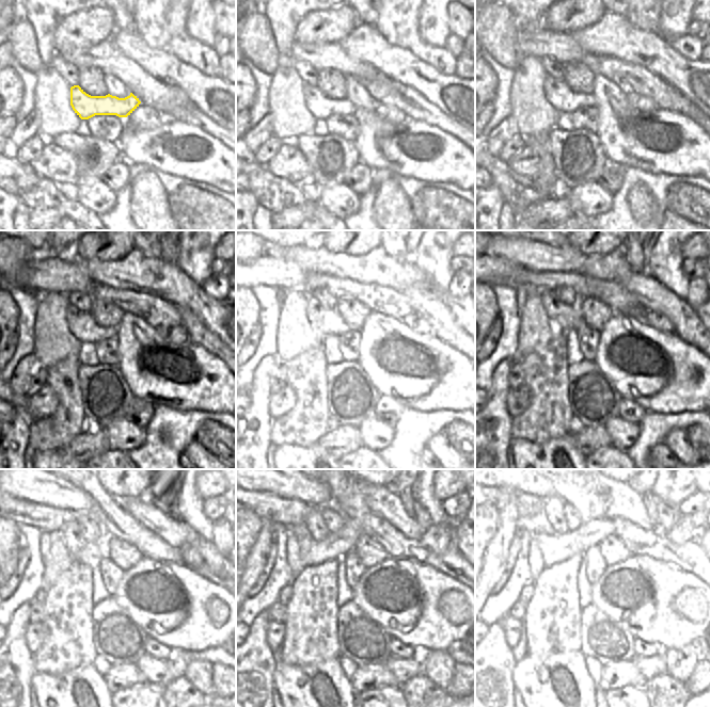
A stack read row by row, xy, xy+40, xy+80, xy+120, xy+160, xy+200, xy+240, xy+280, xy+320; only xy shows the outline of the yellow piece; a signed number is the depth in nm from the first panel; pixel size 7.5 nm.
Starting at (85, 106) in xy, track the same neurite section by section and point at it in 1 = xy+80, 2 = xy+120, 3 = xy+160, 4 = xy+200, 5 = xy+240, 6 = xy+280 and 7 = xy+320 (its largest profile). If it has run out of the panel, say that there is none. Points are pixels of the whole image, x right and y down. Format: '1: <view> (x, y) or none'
1: xy+80 (558, 93)
2: xy+120 (82, 324)
3: xy+160 (329, 321)
4: xy+200 (564, 317)
5: xy+240 (74, 536)
6: xy+280 (317, 529)
7: xy+320 (553, 505)

